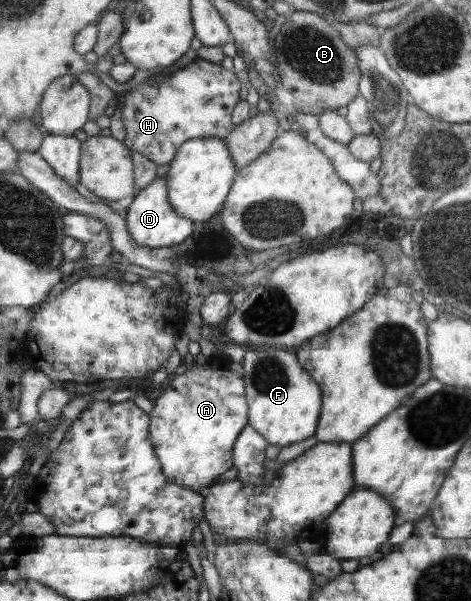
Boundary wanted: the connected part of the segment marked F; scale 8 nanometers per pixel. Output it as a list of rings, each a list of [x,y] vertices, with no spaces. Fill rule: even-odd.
[[[263,348],[263,350],[247,350],[240,363],[244,369],[244,394],[248,404],[248,426],[253,427],[264,436],[269,445],[286,447],[300,442],[316,433],[317,422],[320,419],[321,390],[315,380],[309,376],[303,366],[298,362],[295,353],[291,351]]]

